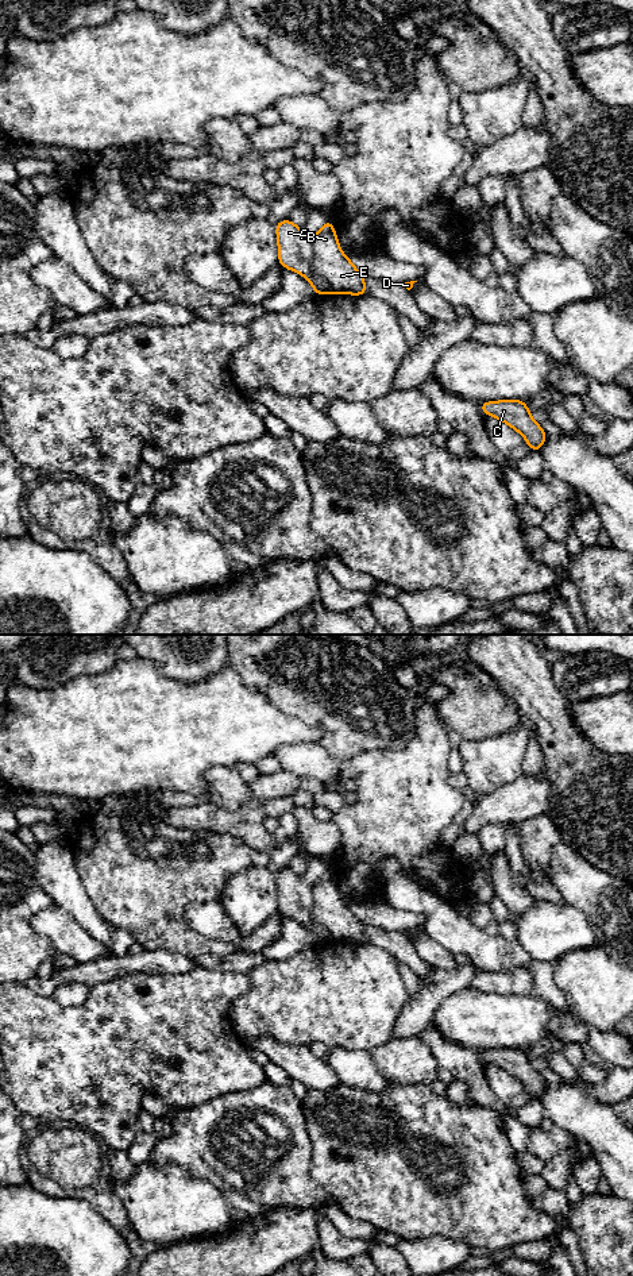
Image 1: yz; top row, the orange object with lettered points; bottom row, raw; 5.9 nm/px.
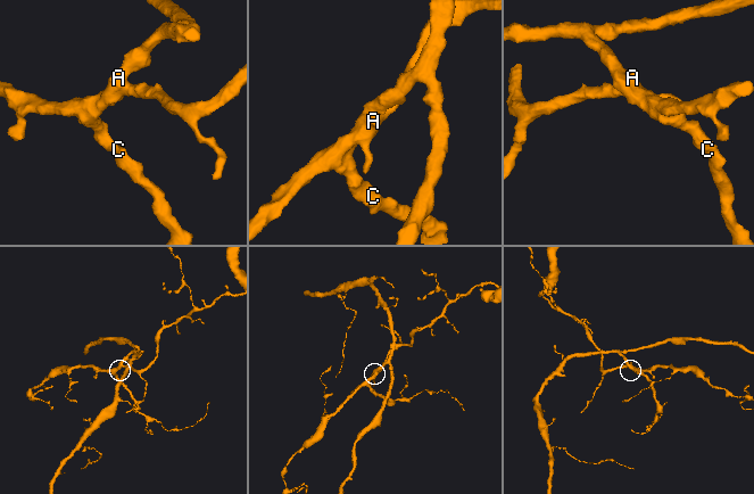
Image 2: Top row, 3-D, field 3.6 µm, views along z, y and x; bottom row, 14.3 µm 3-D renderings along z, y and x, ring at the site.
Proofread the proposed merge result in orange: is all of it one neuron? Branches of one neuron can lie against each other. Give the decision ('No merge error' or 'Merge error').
Merge error

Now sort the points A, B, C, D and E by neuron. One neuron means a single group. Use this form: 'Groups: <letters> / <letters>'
Groups: A D E / B C

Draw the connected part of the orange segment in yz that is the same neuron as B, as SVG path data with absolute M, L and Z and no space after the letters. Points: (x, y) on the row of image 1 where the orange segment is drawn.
M289 219L275 227L278 240L278 262L289 270L310 281L314 294L332 293L331 285L313 270L312 238Z

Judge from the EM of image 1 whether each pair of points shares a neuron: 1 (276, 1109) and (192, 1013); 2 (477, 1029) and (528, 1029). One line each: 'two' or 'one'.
1: two
2: one

